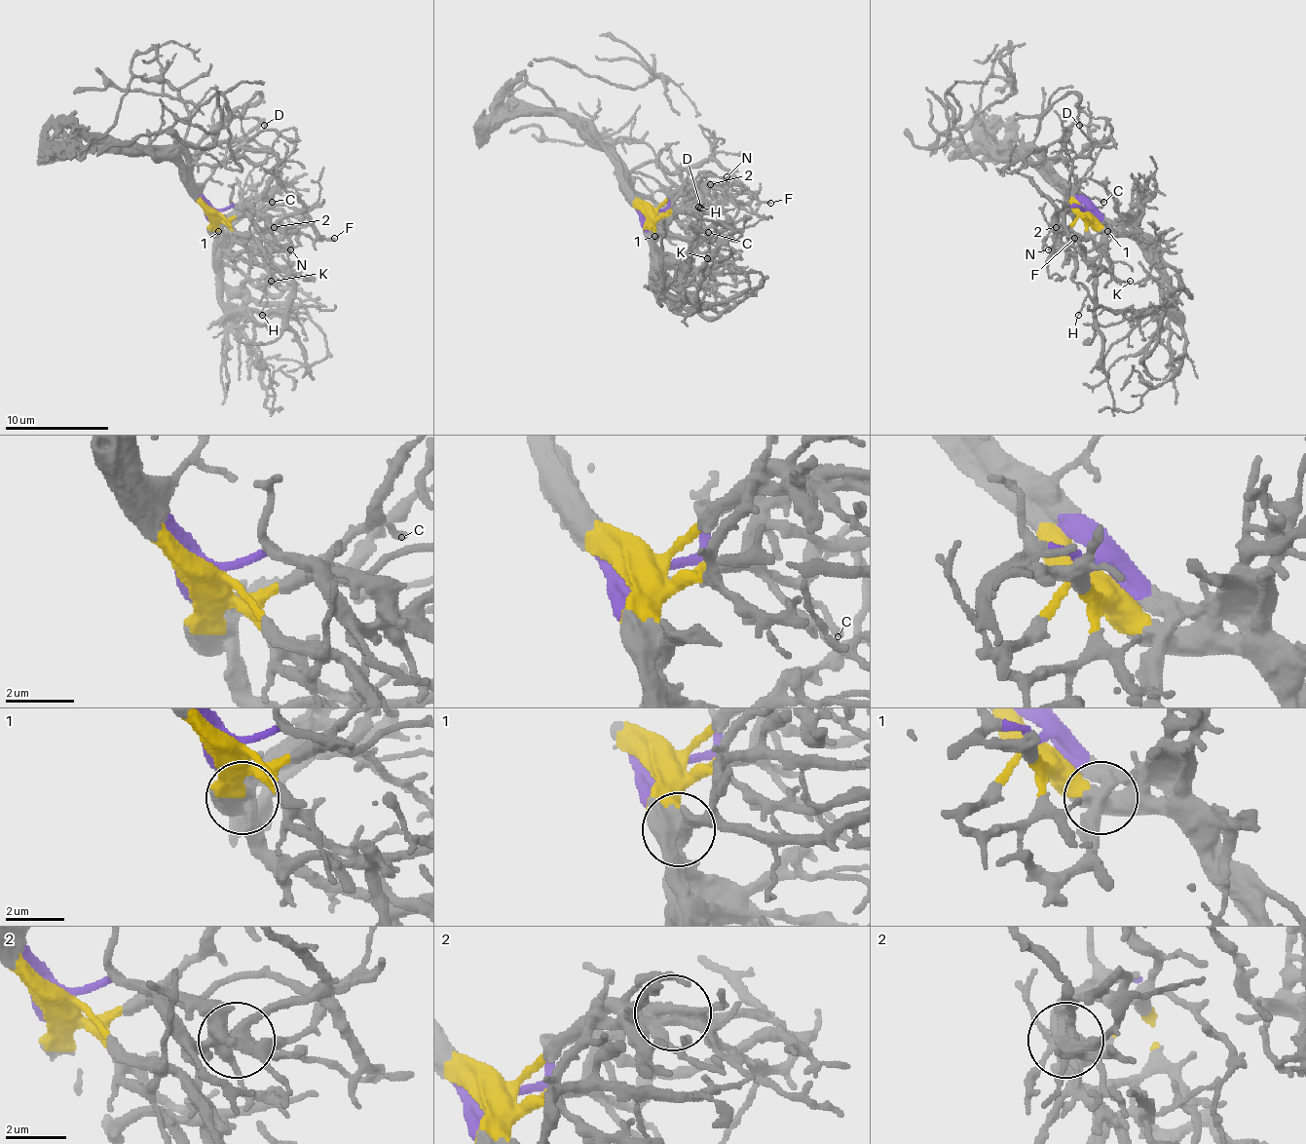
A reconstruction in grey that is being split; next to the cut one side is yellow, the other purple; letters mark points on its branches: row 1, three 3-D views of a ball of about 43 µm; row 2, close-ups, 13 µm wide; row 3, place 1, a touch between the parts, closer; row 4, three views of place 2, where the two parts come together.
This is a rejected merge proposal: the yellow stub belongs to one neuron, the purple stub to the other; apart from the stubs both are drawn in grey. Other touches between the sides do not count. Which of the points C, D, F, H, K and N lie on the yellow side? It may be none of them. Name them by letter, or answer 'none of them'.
C, F, H, N

